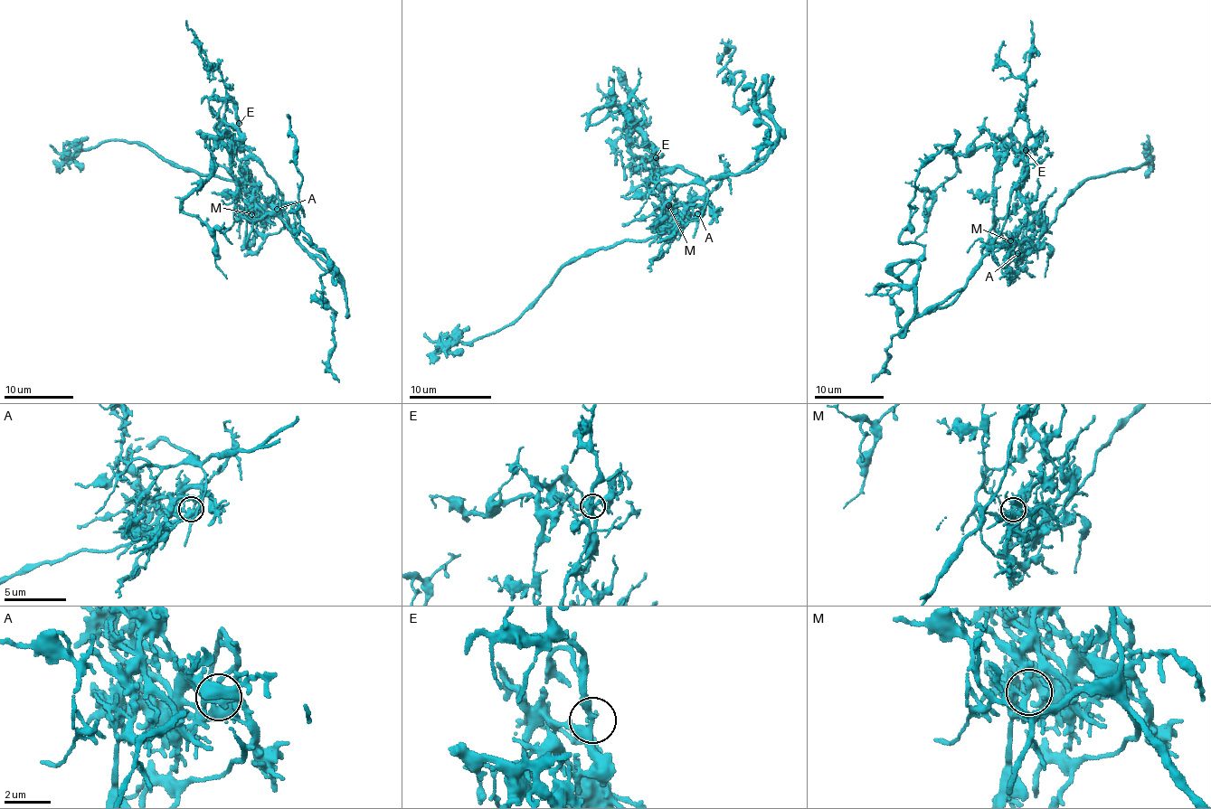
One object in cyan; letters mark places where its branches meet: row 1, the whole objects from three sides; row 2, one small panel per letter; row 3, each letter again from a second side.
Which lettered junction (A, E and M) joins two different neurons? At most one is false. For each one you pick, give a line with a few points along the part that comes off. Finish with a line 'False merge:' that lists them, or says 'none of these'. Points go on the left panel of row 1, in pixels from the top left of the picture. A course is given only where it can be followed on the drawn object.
M: (252, 215), (260, 191), (173, 166), (137, 143), (102, 141), (80, 150), (59, 173)
False merge: M

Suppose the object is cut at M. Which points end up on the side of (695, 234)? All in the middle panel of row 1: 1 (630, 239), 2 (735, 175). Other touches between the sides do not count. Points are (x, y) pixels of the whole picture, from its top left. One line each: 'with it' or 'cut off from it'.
1: with it
2: cut off from it

